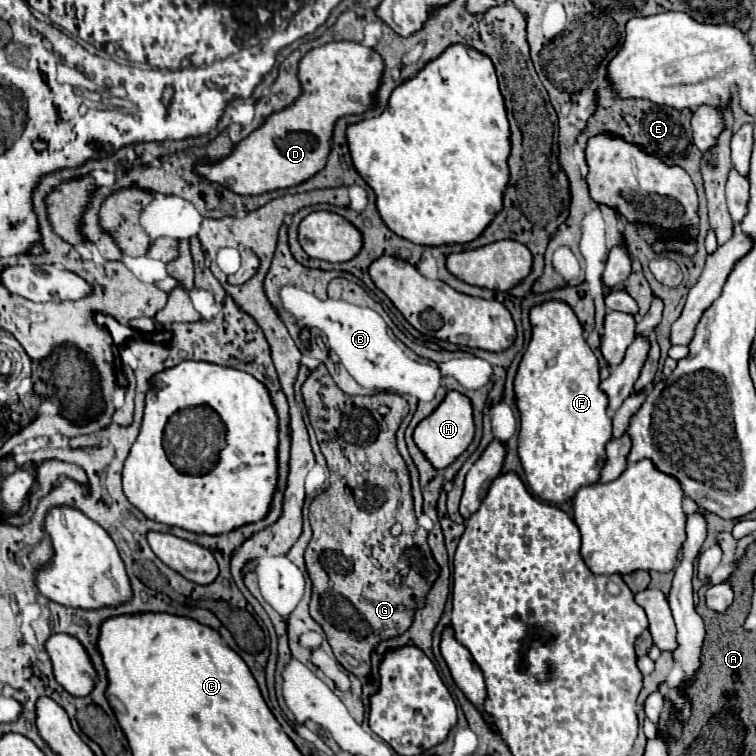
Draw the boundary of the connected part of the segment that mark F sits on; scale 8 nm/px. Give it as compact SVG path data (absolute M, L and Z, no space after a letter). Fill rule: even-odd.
M547 300L543 304L537 304L537 306L531 306L529 310L529 320L531 320L531 340L529 340L529 346L523 354L523 360L519 364L519 370L517 370L517 376L515 376L515 396L517 396L517 408L519 408L519 458L521 458L521 464L523 464L523 470L525 470L525 478L529 482L529 488L543 500L549 500L553 504L561 504L565 500L571 500L577 492L577 488L581 486L587 486L587 484L595 484L597 478L599 478L599 470L605 462L605 444L611 440L611 418L607 416L607 396L599 390L599 364L597 364L597 358L595 354L591 352L591 348L587 346L585 338L583 338L583 326L579 322L579 318L575 316L573 308L567 304L567 302L557 302L557 300ZM557 476L563 476L563 484L557 486L555 484L555 478Z

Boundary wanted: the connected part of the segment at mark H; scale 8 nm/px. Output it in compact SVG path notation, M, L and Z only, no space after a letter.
M449 390L447 396L443 398L443 402L427 418L423 418L423 422L419 422L419 426L415 426L415 430L413 430L415 444L419 446L419 450L423 450L423 456L437 470L453 464L459 458L459 454L463 454L463 450L467 450L473 436L475 436L473 404L465 394L461 394L457 390Z

